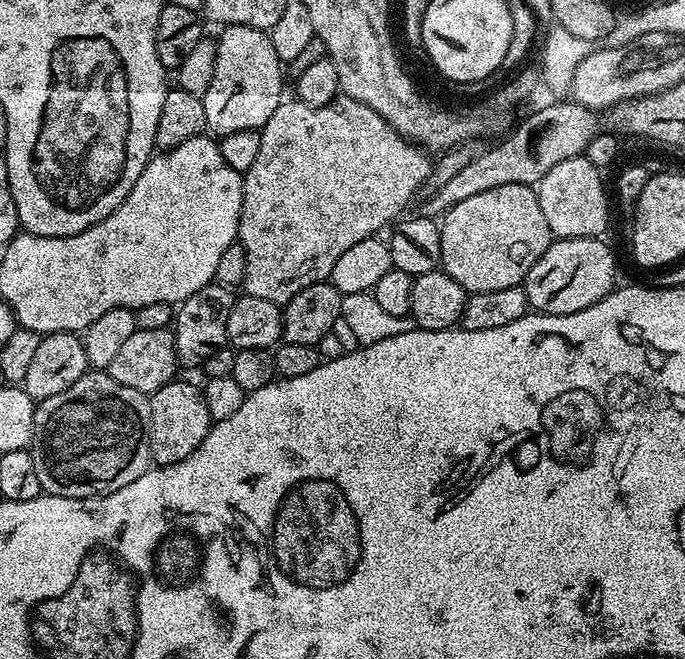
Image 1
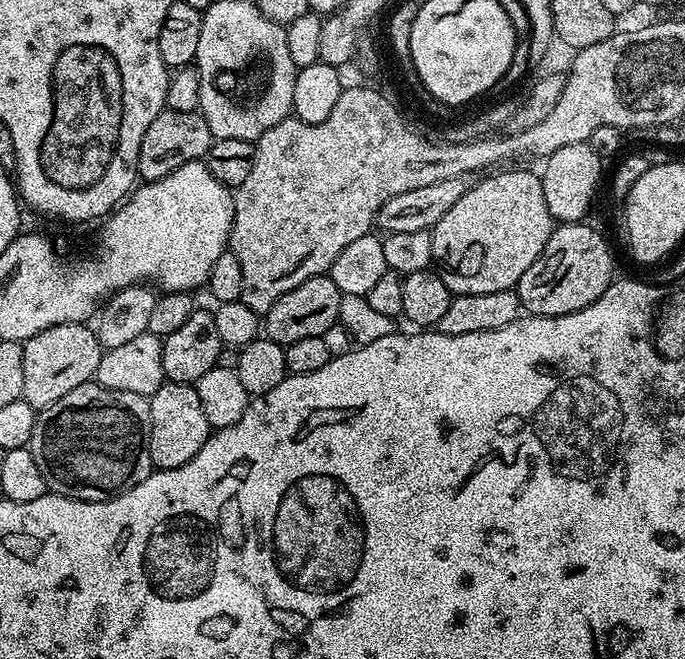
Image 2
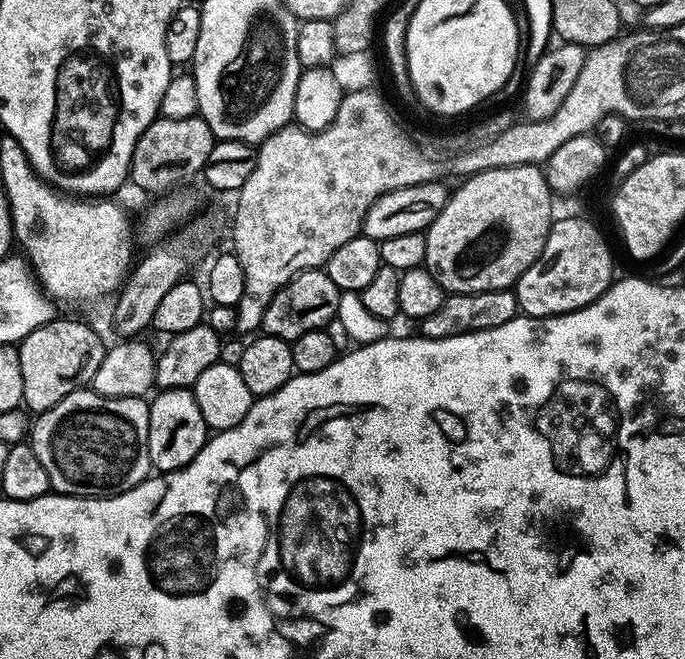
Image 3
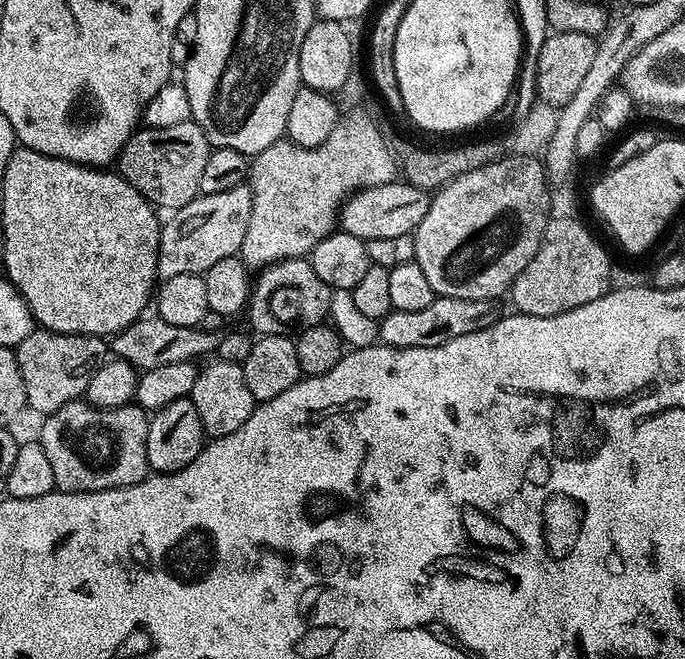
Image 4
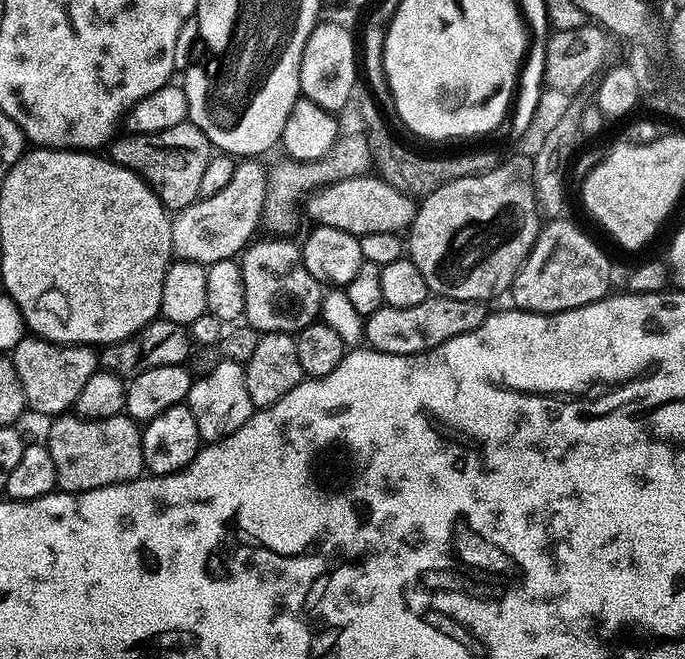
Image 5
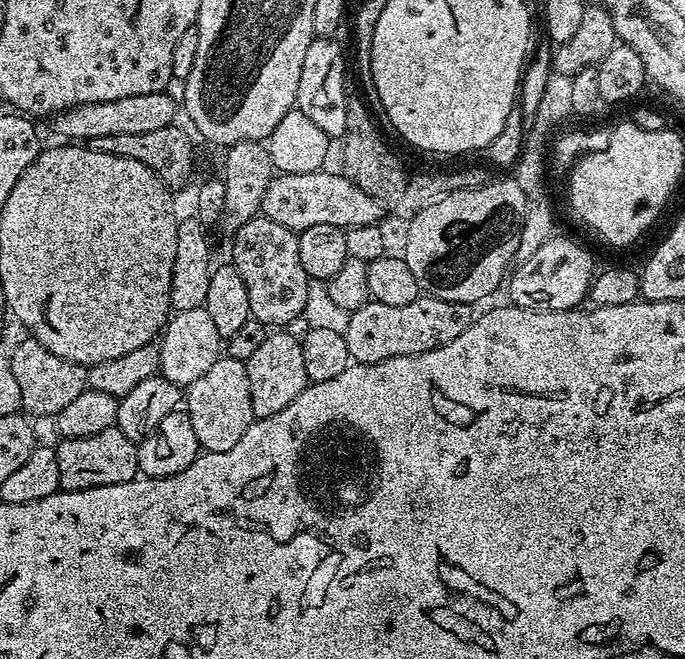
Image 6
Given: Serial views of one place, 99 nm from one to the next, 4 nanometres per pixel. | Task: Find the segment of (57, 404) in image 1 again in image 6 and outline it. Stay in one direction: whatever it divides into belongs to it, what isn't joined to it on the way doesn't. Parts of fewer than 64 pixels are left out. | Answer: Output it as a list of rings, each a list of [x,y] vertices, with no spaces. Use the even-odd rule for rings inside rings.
[[[118,427],[90,434],[90,438],[61,439],[55,445],[58,458],[58,478],[66,492],[81,492],[98,486],[114,486],[137,479],[140,472],[140,454],[137,441],[126,438]]]

